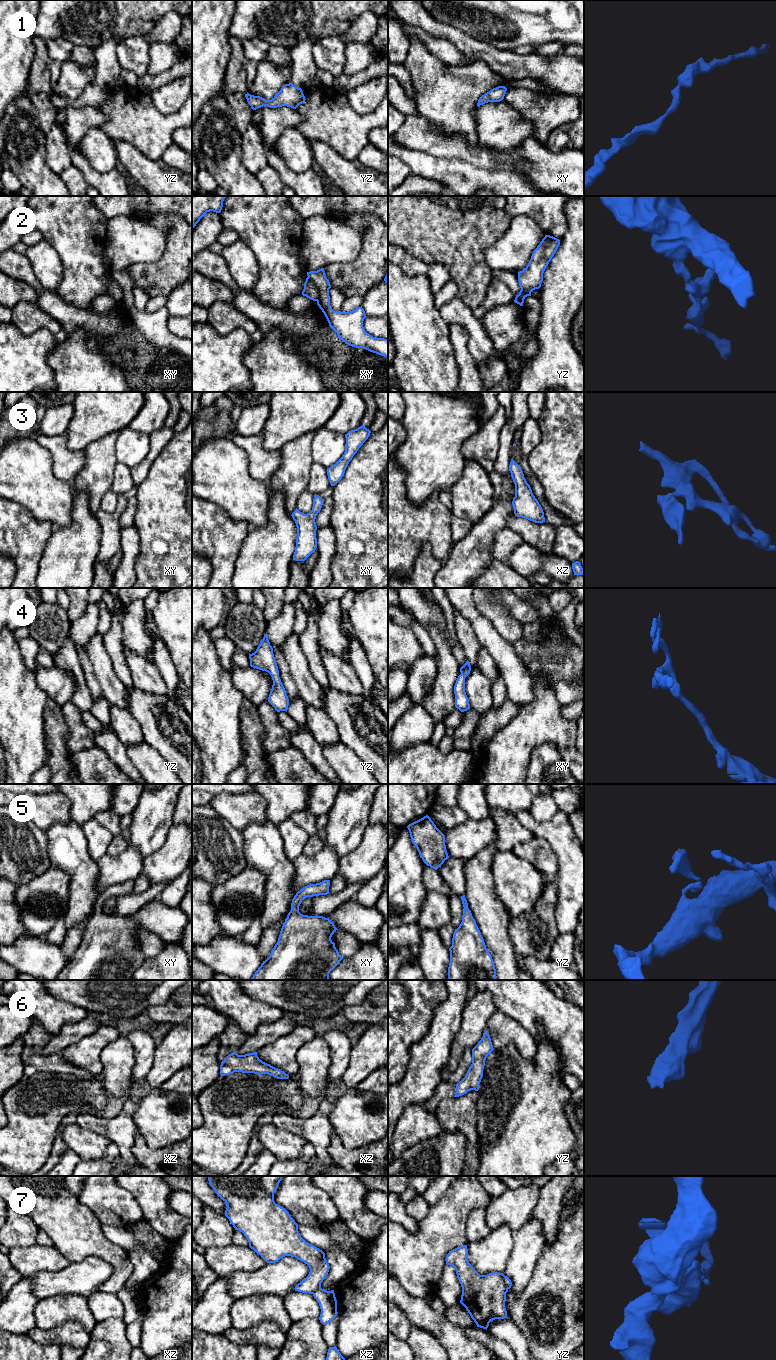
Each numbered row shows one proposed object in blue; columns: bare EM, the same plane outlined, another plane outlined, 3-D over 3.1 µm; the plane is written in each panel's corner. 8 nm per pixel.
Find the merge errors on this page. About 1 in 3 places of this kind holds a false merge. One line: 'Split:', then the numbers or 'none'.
Split: 2, 7

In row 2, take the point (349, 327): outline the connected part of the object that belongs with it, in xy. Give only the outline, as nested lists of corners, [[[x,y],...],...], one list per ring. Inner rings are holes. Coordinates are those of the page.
[[[324,268],[307,272],[307,276],[319,291],[317,305],[338,337],[352,347],[363,348],[388,358],[388,339],[373,337],[365,331],[363,321],[366,314],[362,306],[350,312],[334,311],[330,305],[331,285]]]

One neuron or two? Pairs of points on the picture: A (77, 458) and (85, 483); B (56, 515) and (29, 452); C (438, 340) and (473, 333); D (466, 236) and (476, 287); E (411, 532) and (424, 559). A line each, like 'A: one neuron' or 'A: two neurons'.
A: two neurons
B: one neuron
C: two neurons
D: one neuron
E: two neurons

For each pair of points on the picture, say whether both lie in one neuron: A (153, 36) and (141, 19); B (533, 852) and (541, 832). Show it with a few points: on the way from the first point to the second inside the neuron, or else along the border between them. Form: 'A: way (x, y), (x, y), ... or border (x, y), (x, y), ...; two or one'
A: border (165, 13), (148, 32), (142, 35); two
B: border (535, 836), (542, 837), (555, 854); two

